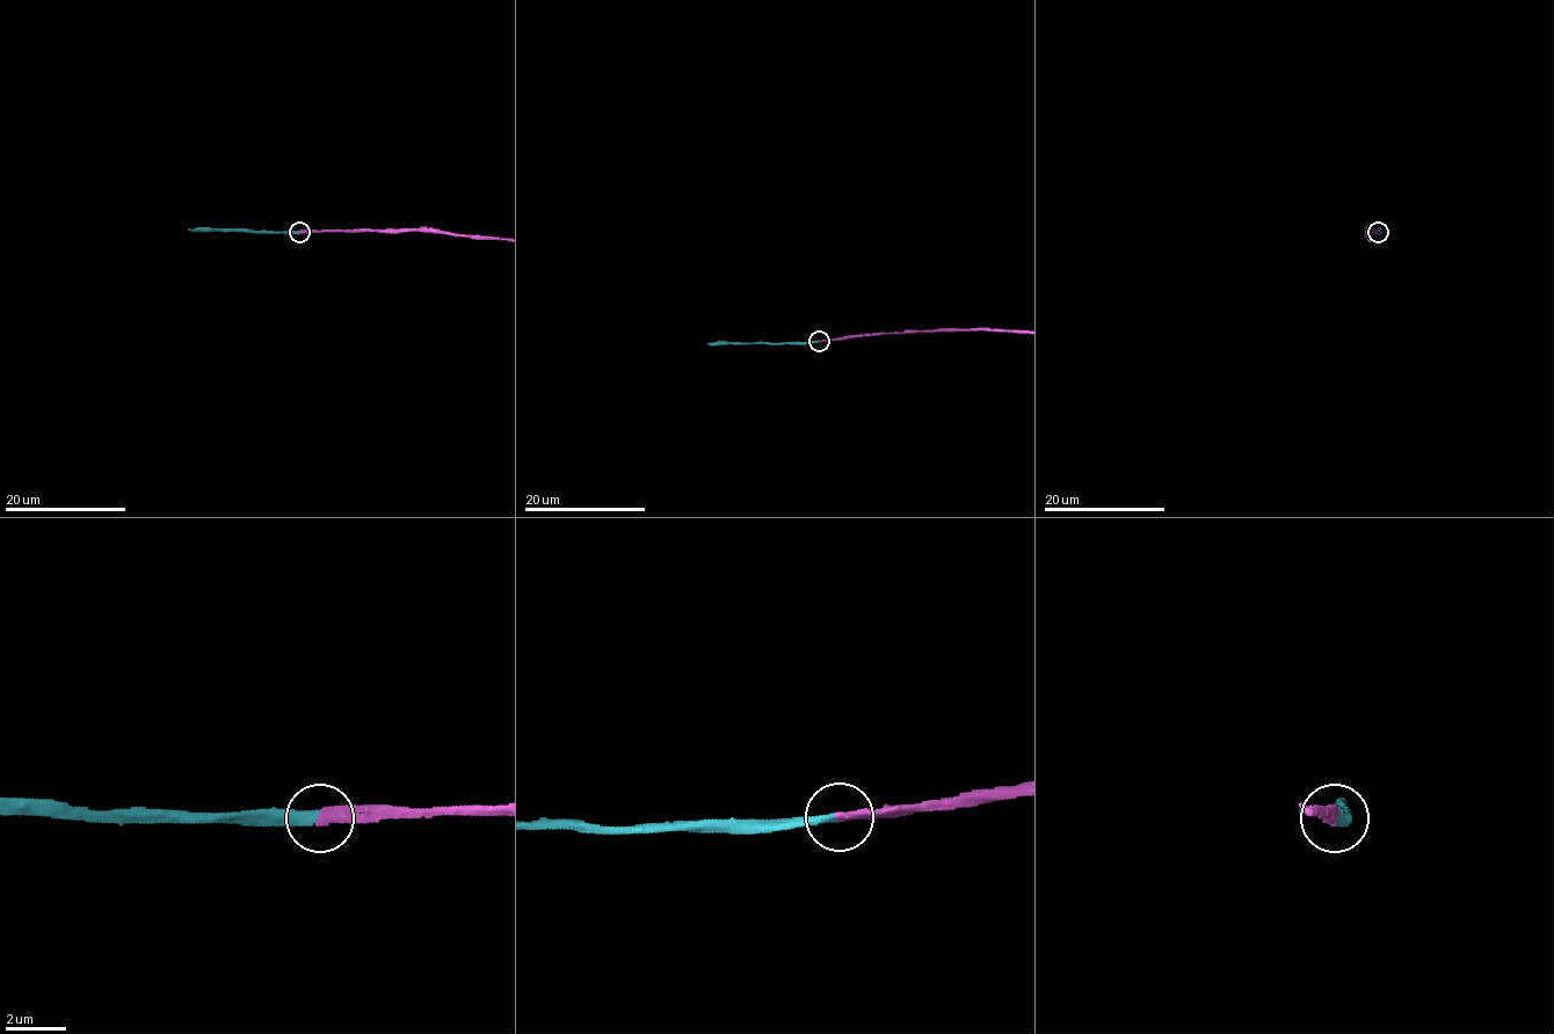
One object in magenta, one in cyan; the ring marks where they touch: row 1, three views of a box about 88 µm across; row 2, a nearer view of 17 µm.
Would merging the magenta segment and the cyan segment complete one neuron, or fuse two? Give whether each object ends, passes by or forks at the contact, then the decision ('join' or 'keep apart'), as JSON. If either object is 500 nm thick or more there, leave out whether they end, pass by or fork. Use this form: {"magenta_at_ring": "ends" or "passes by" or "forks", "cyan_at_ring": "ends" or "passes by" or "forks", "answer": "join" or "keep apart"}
{"magenta_at_ring": "ends", "cyan_at_ring": "ends", "answer": "join"}

